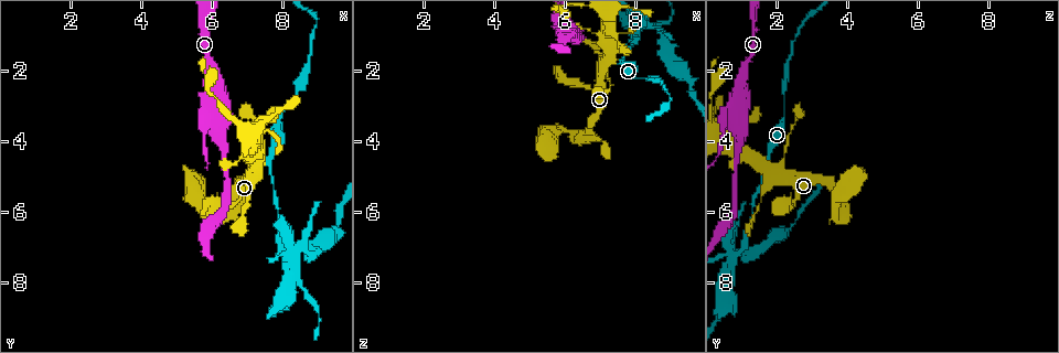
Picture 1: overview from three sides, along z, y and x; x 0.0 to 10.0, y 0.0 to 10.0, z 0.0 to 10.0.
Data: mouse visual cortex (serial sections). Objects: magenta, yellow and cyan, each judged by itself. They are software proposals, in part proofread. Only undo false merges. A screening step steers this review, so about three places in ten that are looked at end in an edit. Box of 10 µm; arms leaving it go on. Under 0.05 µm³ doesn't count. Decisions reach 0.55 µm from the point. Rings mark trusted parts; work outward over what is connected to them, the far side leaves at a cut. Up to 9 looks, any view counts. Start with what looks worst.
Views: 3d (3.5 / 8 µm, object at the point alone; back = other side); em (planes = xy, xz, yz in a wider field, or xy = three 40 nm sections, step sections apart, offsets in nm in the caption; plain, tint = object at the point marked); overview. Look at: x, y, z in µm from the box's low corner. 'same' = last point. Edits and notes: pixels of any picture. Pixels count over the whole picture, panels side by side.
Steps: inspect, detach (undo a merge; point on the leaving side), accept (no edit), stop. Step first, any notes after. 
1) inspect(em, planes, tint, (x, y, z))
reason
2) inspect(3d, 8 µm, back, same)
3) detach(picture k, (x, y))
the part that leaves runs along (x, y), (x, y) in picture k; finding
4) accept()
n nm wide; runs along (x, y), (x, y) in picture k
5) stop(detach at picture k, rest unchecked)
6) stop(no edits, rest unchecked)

inspect(3d, 8 µm, (8.20, 7.10, 0.75))
sharp bend

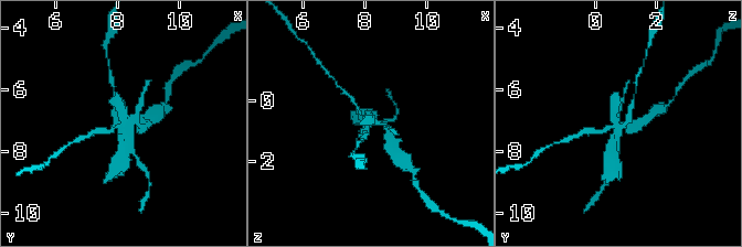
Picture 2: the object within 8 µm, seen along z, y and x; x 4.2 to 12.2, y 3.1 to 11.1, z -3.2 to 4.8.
inspect(3d, 3.5 µm, same)

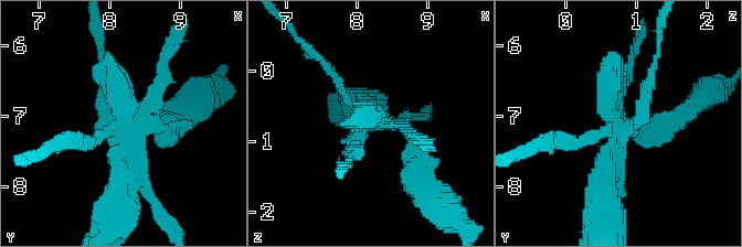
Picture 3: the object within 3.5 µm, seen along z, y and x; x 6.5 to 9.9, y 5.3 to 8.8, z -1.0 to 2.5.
inspect(em, xy, step 1, tint, (8.20, 7.20, 0.70))
now the EM

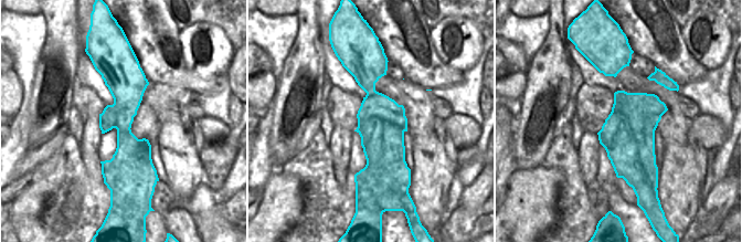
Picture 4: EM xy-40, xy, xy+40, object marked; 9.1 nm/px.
detach(picture 3, (116, 178))
the part that leaves runs along (112, 125), (149, 115), (169, 131) in picture 3; a second cell is stuck on

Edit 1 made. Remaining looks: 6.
inspect(3d, 3.5 µm, (8.25, 2.85, 2.20))
narrows sharply

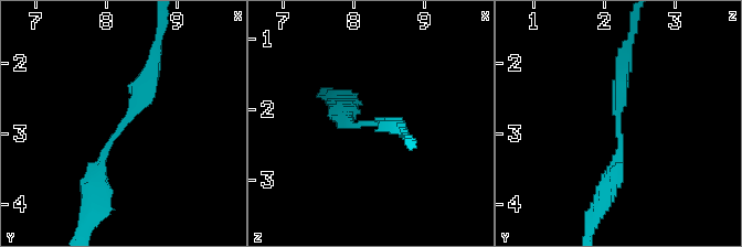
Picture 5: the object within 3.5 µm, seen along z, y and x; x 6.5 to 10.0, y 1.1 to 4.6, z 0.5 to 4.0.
inspect(em, xy, step 5, tint, (8.20, 2.85, 2.20))
arms of 250, 250 nm; now the EM

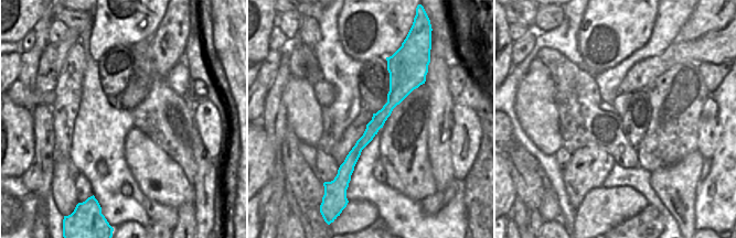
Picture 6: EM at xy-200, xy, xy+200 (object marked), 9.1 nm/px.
accept()
runs along (391, 68), (393, 101), (347, 174) in picture 6; continuous, no second cell

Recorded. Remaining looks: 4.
inspect(3d, 8 µm, (6.15, 3.30, 0.90))
a fork

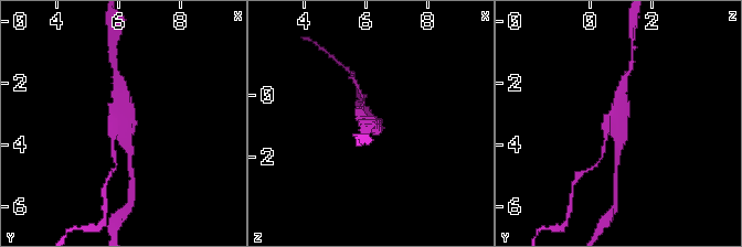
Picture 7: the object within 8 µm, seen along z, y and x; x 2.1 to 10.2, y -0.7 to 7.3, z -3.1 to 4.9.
inspect(3d, 3.5 µm, back, same)
zoom in

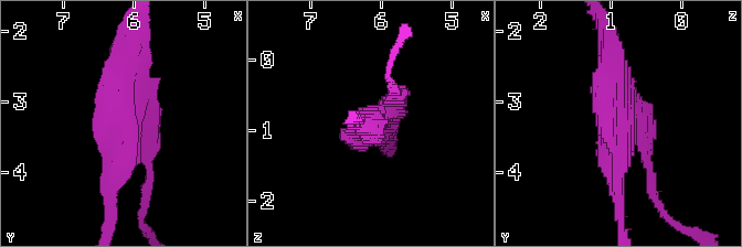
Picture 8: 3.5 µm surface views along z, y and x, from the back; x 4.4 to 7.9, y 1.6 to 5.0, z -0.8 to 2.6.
inspect(em, xy, step 2, tint, (6.20, 3.35, 0.90))
3 arms; arms of 200, 300, 400 nm

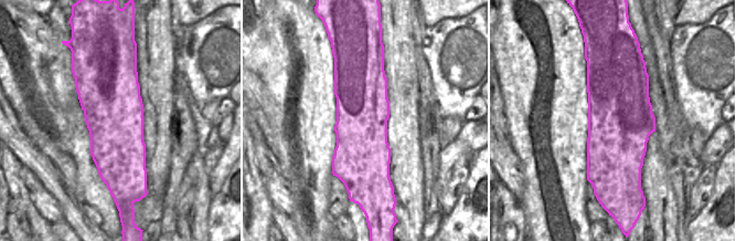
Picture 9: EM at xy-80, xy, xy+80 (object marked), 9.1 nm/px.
detach(picture 8, (652, 179))
480 nm wide; the part that leaves runs along (637, 119), (652, 196), (666, 217) in picture 8; a second cell is stuck on

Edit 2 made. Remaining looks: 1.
stop(detach at picture 3, detach at picture 8, rest unchecked)

